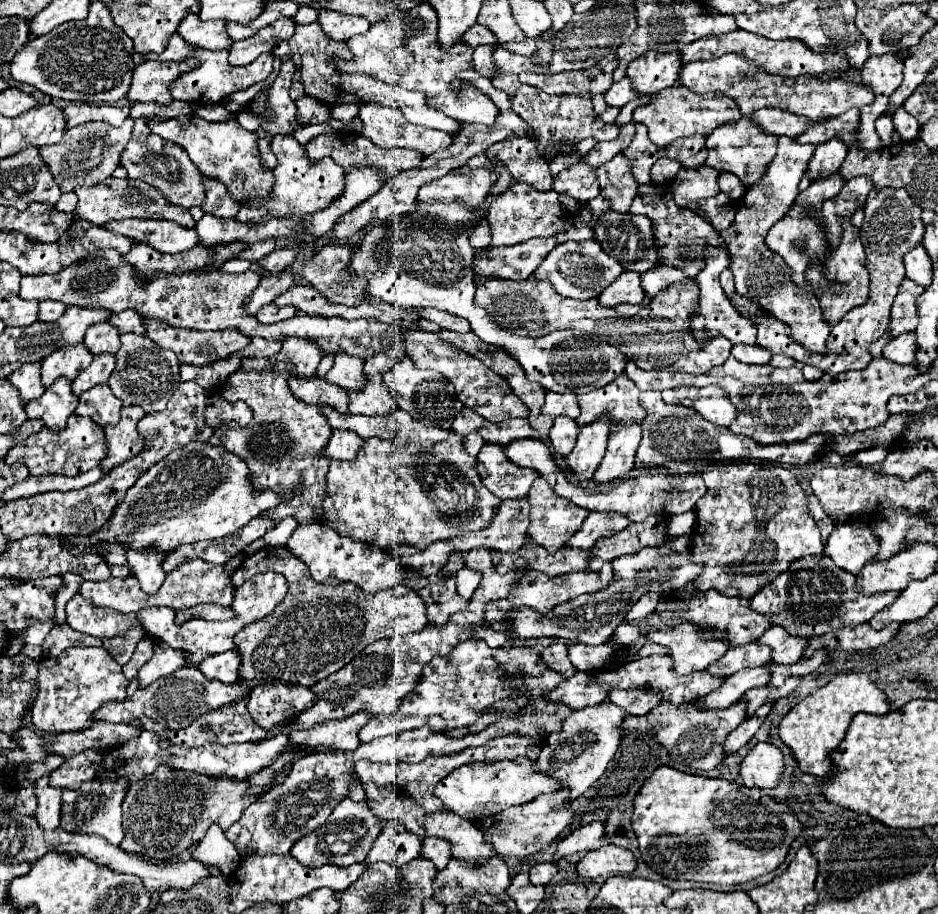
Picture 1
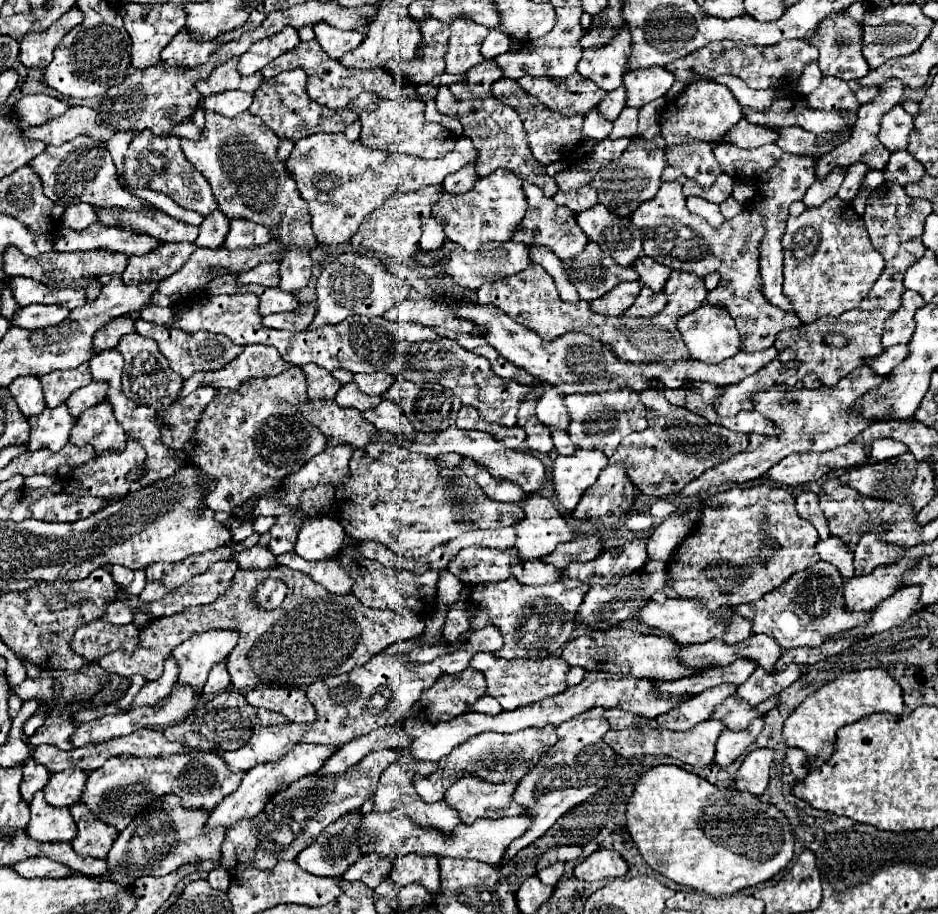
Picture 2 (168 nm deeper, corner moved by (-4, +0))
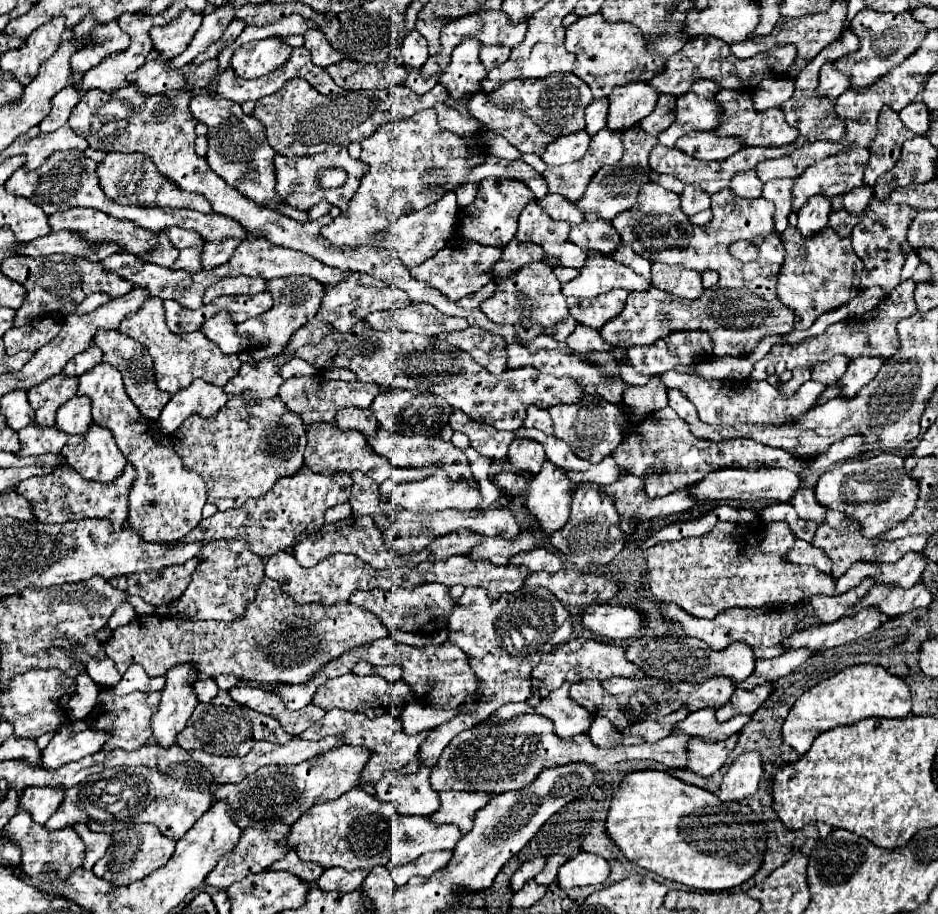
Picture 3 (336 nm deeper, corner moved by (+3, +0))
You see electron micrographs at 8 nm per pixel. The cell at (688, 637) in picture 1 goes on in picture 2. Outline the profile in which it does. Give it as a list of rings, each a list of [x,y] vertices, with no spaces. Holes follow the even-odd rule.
[[[612,627],[608,631],[586,631],[584,635],[572,639],[562,649],[562,659],[570,667],[582,667],[584,671],[606,671],[606,673],[622,673],[634,675],[638,679],[654,679],[654,681],[674,681],[694,673],[694,669],[684,667],[678,663],[678,643],[668,637],[654,637],[654,635],[638,635],[628,629]]]

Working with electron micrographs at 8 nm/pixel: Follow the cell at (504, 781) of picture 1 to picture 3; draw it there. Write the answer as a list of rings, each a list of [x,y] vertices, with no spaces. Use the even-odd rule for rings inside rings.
[[[441,791],[441,807],[431,817],[435,823],[453,823],[461,827],[461,831],[469,833],[473,827],[475,813],[485,807],[491,799],[485,791]]]

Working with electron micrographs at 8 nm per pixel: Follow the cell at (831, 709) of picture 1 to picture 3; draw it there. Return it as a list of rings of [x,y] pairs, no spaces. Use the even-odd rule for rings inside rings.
[[[855,665],[805,691],[791,707],[781,735],[799,755],[805,755],[813,739],[837,725],[853,725],[865,717],[905,717],[911,711],[911,695],[905,681],[887,673],[881,665]]]

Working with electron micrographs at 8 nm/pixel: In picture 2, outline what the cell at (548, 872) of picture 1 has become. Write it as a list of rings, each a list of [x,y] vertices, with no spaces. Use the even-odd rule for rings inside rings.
[[[554,863],[554,865],[546,867],[546,869],[542,869],[538,873],[538,877],[540,877],[540,881],[544,885],[552,885],[554,887],[558,883],[558,879],[562,877],[562,873],[564,873],[564,863]]]

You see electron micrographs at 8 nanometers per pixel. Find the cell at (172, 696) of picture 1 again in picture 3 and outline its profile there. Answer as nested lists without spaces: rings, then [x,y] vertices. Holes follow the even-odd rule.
[[[83,721],[83,729],[75,729],[75,725],[71,723],[69,727],[63,727],[43,749],[41,765],[49,769],[57,769],[65,763],[101,751],[105,741],[109,741],[107,731],[97,731],[89,727],[85,721]]]

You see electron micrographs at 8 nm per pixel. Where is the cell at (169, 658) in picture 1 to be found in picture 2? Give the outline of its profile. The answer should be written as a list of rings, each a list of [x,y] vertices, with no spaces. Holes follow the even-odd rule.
[[[170,657],[164,663],[164,673],[158,681],[146,681],[146,685],[140,689],[140,693],[136,695],[132,709],[136,707],[152,707],[152,709],[160,709],[164,699],[168,699],[168,695],[172,693],[172,687],[178,679],[178,669],[176,669],[176,661]]]

